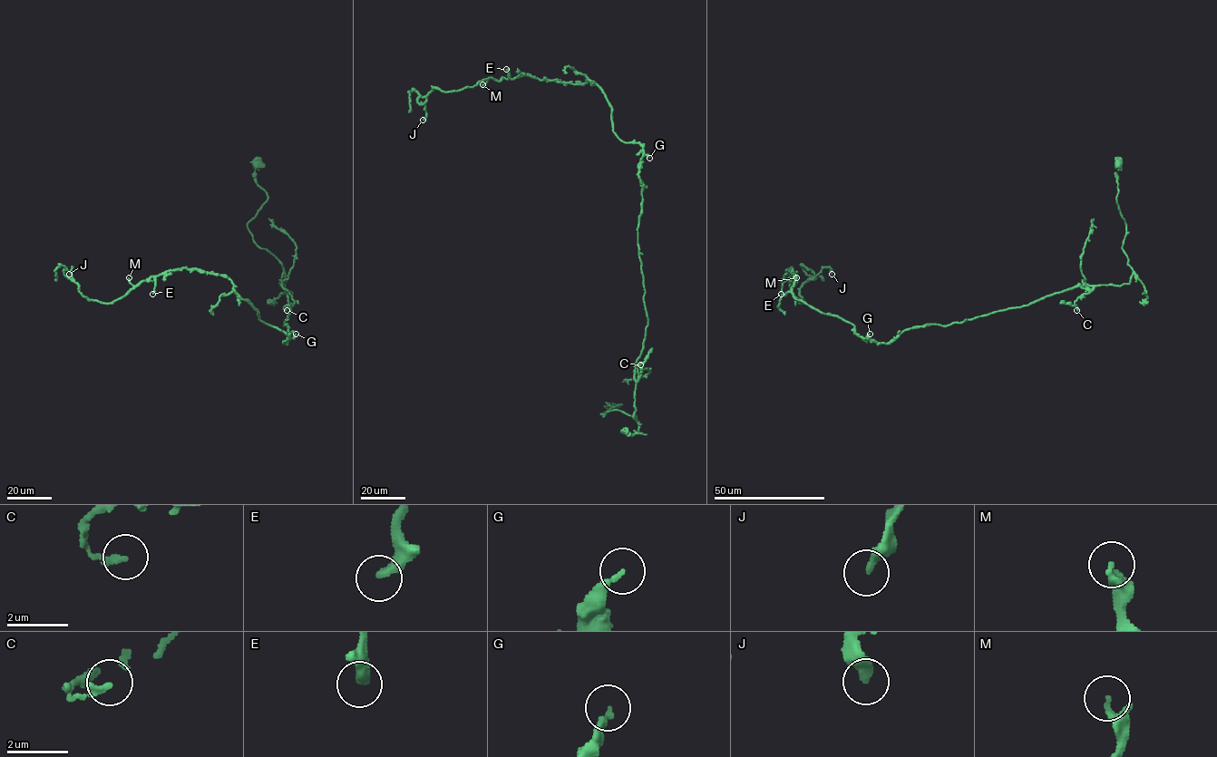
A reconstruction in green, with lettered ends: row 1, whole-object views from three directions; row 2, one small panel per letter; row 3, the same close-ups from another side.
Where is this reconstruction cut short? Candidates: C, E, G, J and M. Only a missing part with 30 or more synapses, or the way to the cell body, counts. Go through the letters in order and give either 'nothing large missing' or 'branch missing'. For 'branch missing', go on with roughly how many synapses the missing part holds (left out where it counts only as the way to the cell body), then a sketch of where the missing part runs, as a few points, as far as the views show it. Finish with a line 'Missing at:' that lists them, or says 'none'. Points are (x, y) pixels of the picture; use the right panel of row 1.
C: nothing large missing
E: nothing large missing
G: nothing large missing
J: nothing large missing
M: branch missing; about 40 synapses
Missing at: M

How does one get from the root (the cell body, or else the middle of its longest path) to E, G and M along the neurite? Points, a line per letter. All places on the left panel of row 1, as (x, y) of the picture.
E: (258, 164), (267, 200), (248, 228), (283, 267), (290, 338), (224, 276), (168, 270), (152, 294)
G: (258, 164), (255, 182), (267, 200), (248, 228), (281, 264), (279, 284), (295, 302), (285, 343), (296, 334)
M: (258, 164), (267, 200), (248, 228), (295, 302), (285, 343), (226, 276), (129, 277)

